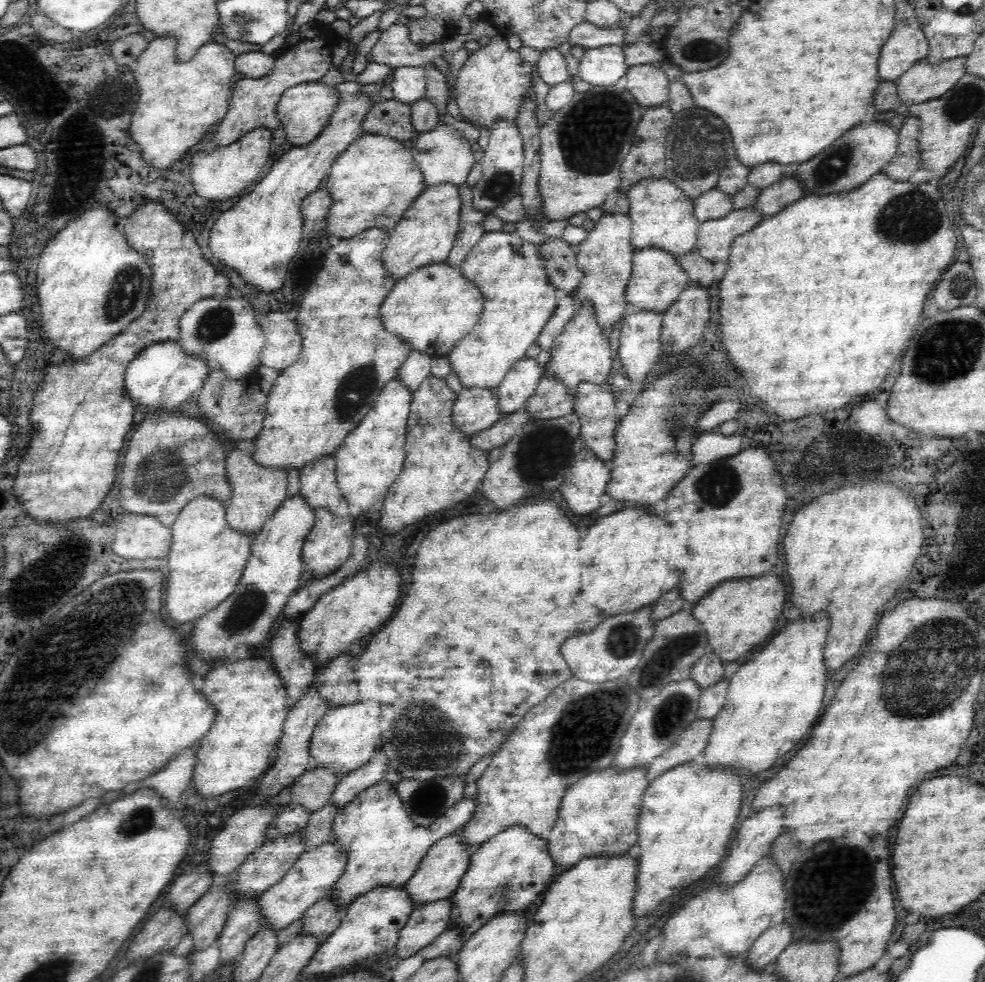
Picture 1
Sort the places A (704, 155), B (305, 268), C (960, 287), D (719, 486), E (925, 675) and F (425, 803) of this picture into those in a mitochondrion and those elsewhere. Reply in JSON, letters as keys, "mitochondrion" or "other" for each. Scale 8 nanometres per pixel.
{"A":"mitochondrion","B":"other","C":"mitochondrion","D":"mitochondrion","E":"mitochondrion","F":"mitochondrion"}

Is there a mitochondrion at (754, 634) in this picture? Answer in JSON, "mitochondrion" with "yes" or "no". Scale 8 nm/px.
{"mitochondrion":"no"}

